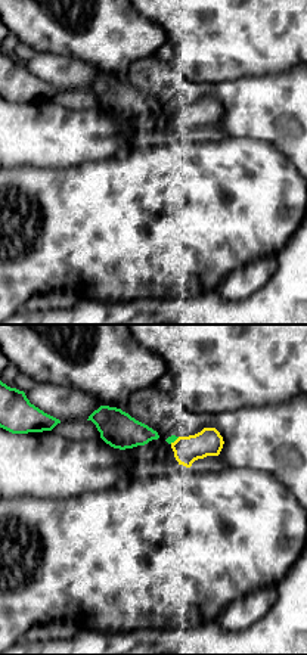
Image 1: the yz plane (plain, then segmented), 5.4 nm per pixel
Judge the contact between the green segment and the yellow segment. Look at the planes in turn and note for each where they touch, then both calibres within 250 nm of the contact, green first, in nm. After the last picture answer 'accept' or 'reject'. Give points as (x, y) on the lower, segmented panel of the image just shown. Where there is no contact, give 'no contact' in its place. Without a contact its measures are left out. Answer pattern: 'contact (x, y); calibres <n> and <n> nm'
contact (174, 440); calibres 40 and 150 nm

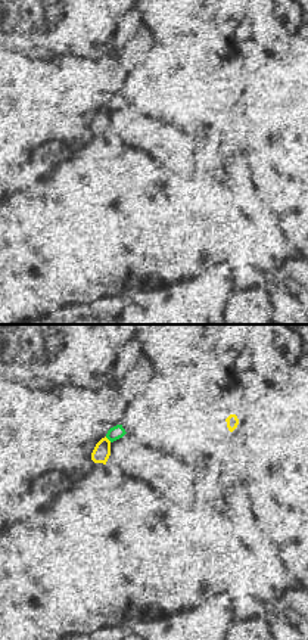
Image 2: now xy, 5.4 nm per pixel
contact (108, 438); calibres 70 and 90 nm

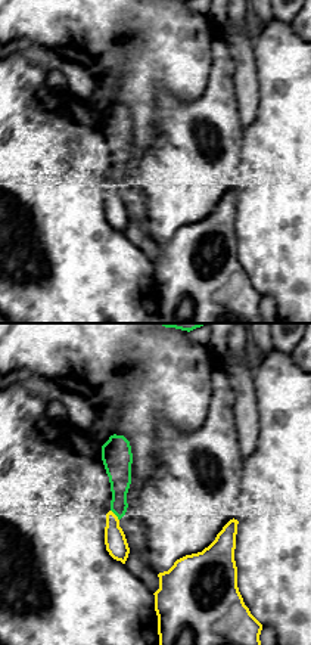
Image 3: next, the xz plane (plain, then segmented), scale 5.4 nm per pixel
contact (115, 514); calibres 140 and 120 nm

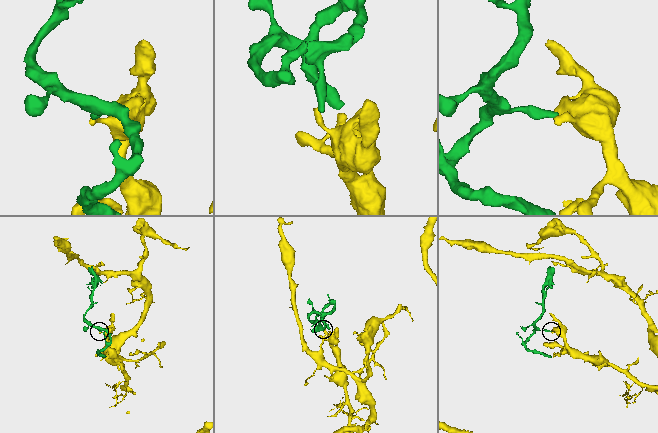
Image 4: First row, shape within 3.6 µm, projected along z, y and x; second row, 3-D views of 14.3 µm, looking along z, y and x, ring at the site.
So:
reject

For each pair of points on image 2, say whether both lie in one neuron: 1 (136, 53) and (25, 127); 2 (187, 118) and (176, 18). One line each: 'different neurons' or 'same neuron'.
1: same neuron
2: same neuron

